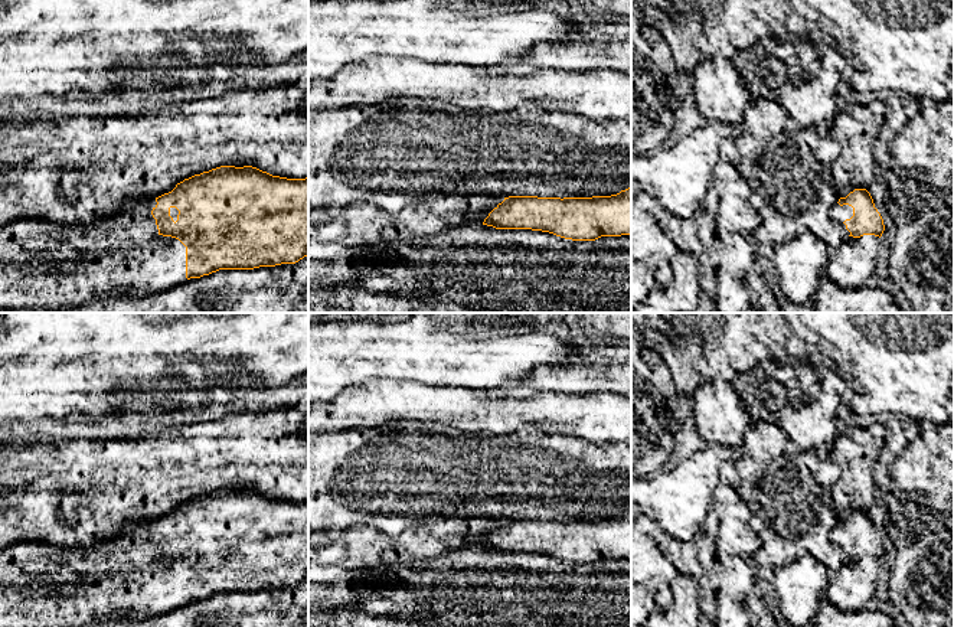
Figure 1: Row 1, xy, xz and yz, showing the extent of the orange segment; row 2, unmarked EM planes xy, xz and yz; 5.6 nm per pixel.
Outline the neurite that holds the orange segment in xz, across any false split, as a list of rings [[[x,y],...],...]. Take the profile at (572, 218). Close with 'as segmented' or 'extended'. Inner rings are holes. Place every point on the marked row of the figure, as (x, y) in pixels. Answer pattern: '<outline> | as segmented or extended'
[[[631,186],[611,196],[509,196],[489,213],[483,225],[542,231],[572,241],[631,235]]] | as segmented

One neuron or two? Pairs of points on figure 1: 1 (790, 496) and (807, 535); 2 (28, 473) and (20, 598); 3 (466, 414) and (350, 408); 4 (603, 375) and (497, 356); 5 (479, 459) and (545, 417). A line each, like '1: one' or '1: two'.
1: one
2: two
3: one
4: two
5: two

